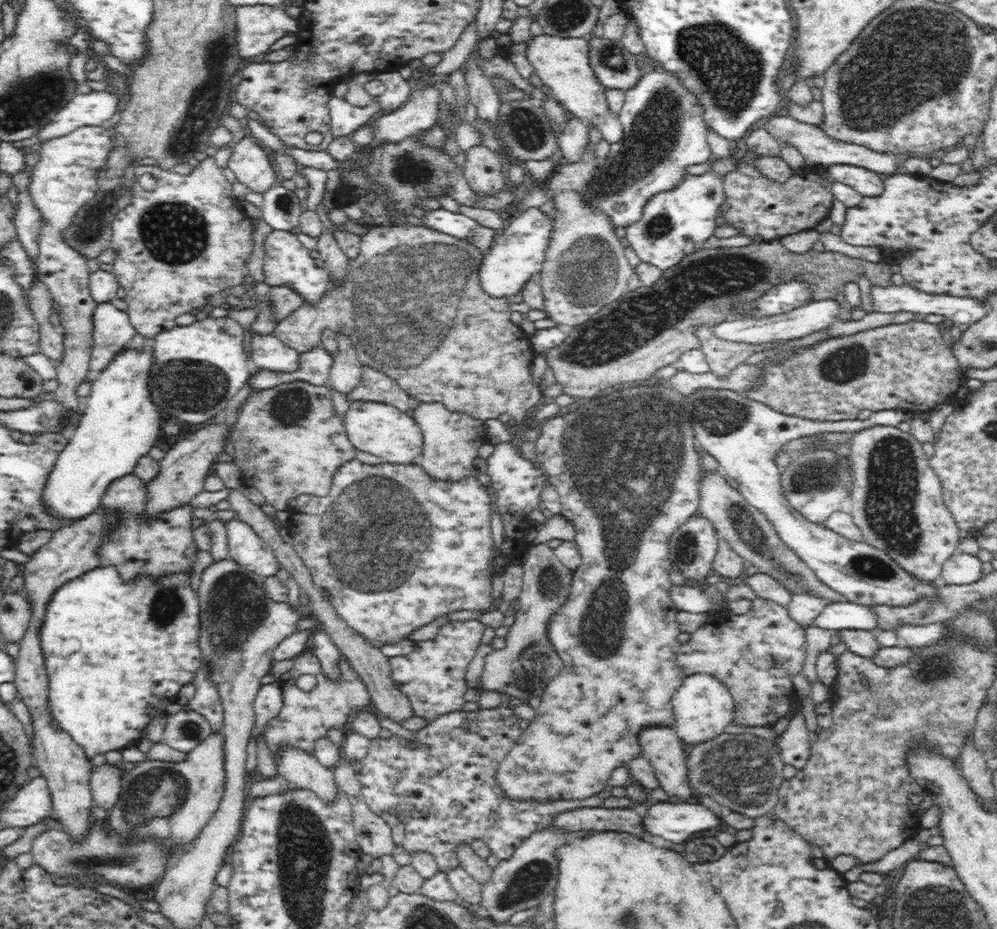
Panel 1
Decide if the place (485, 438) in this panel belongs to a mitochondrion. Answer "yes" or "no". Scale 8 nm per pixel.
no

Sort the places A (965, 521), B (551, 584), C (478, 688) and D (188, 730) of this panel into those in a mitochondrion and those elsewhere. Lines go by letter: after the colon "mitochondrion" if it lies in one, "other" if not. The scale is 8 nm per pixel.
A: other
B: mitochondrion
C: other
D: mitochondrion

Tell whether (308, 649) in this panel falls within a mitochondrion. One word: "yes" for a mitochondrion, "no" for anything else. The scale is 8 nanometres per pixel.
no

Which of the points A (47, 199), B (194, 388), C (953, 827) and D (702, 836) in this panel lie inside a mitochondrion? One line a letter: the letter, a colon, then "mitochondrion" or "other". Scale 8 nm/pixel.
A: other
B: mitochondrion
C: other
D: other

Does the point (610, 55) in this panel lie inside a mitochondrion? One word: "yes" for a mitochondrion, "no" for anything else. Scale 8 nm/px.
yes

